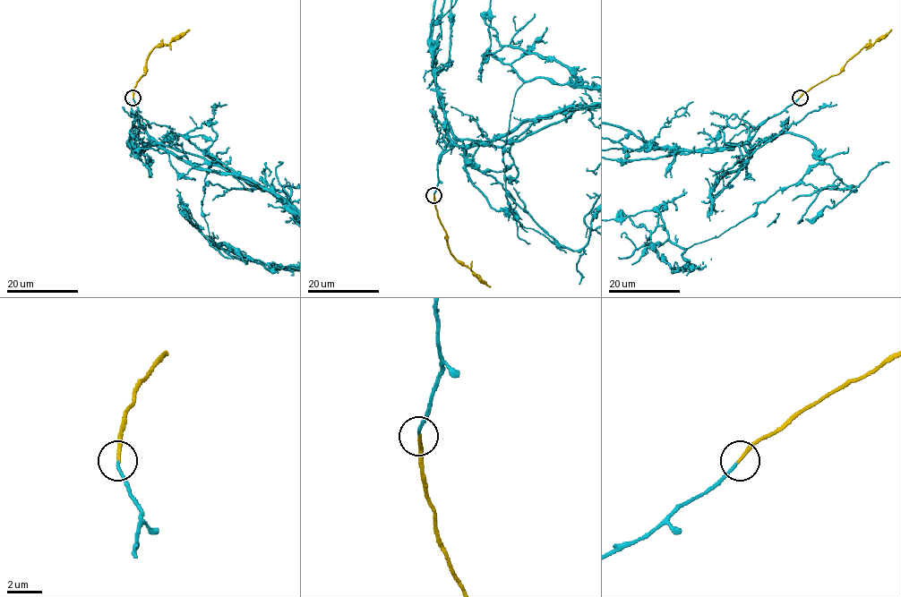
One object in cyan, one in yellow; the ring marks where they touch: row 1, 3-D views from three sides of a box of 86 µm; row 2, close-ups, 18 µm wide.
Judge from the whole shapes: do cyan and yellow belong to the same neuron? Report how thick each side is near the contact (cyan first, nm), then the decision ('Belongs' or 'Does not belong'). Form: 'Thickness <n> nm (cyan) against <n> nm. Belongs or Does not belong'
Thickness 130 nm (cyan) against 200 nm. Belongs

